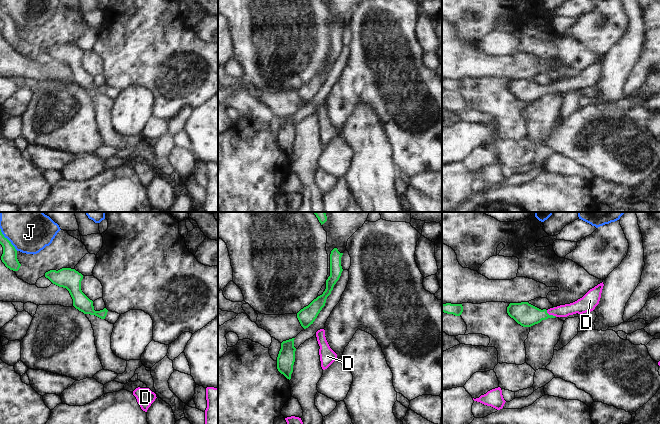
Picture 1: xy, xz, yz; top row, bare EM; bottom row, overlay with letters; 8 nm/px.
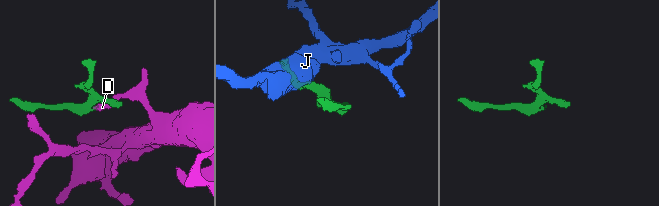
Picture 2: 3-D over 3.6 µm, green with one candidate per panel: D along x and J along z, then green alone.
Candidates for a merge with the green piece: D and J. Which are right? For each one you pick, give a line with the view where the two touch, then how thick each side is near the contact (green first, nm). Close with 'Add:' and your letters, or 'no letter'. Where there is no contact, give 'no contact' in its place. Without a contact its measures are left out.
D: contact in yz; calibres 190 and 120 nm
Add: D

